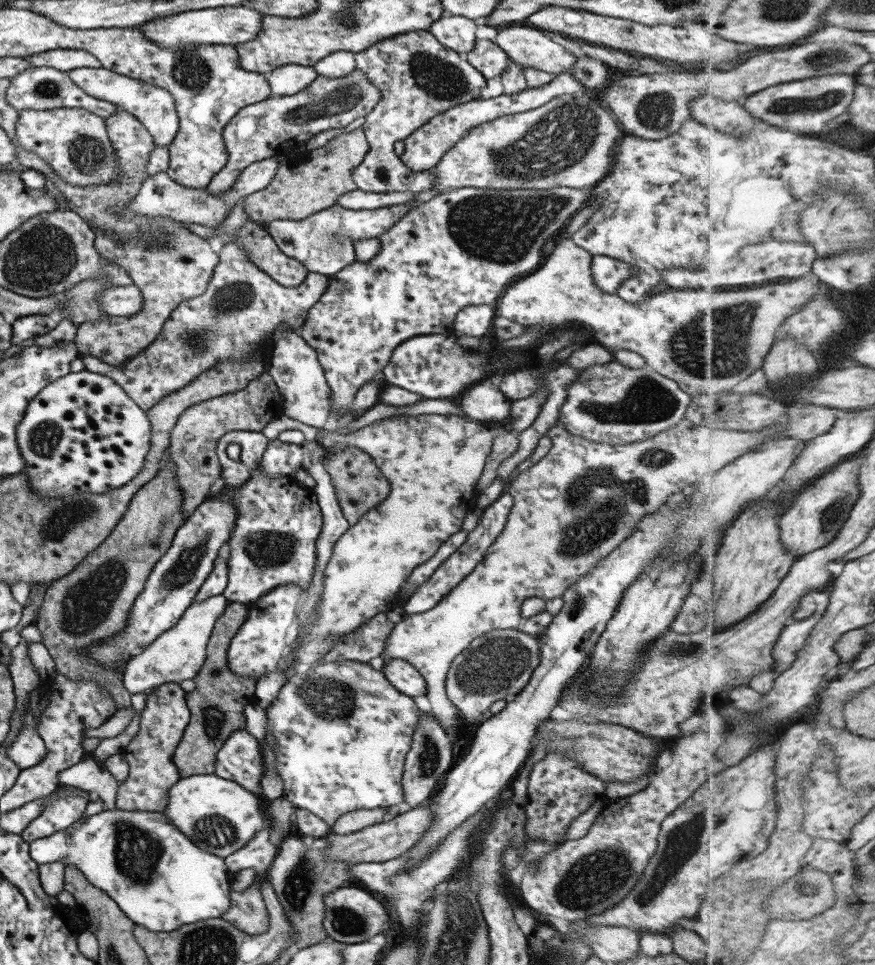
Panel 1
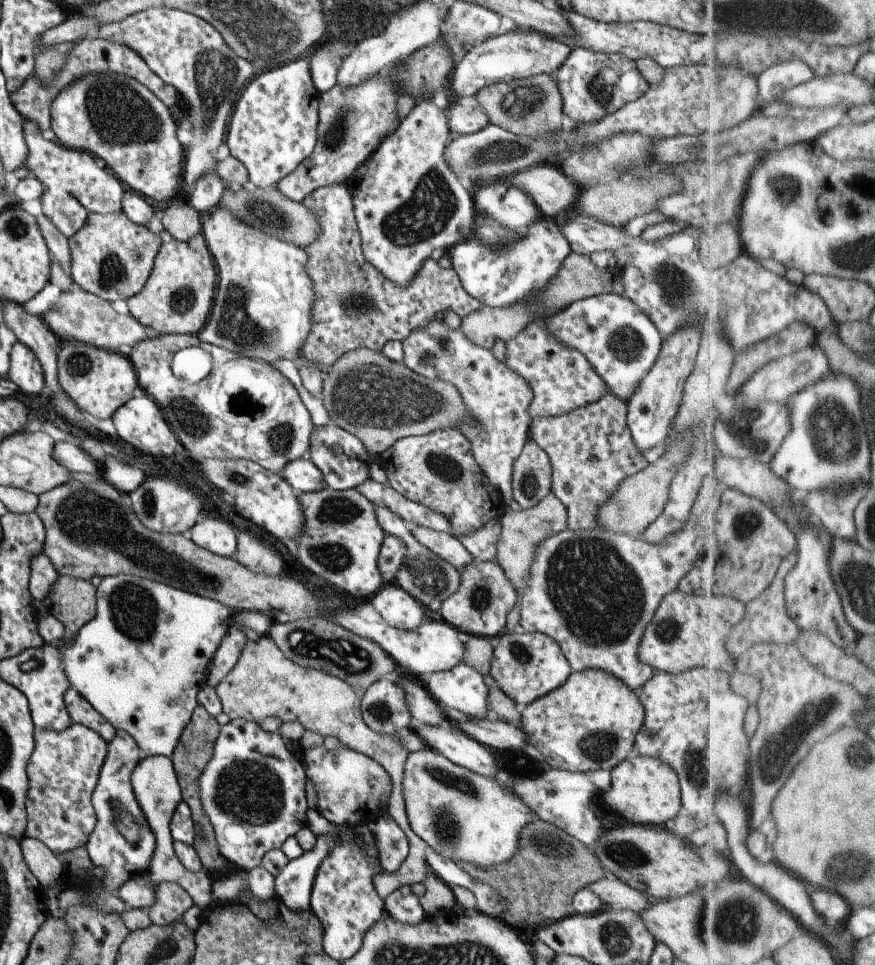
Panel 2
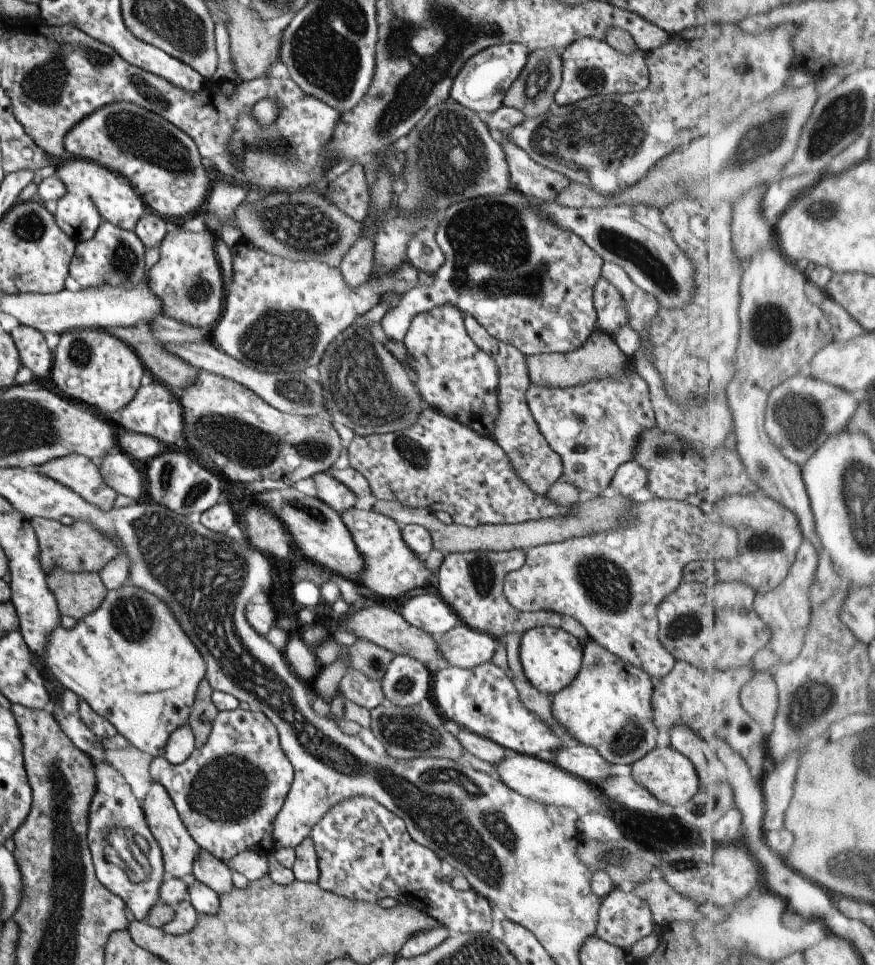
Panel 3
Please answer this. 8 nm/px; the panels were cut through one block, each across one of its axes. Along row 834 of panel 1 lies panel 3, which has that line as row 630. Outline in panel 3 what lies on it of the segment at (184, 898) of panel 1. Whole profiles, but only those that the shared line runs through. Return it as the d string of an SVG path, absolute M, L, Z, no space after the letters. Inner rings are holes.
M127 582L127 584L122 584L115 590L108 590L100 605L91 614L80 618L71 628L65 629L61 625L55 625L46 636L42 654L46 670L52 675L53 679L56 679L57 683L60 683L61 687L65 687L76 694L79 700L85 701L91 707L91 710L95 711L95 714L108 720L127 743L152 757L161 757L169 735L176 728L186 725L195 700L196 686L204 677L206 671L204 658L197 652L196 646L190 641L188 634L175 618L172 610L169 610L169 607L160 598Z

